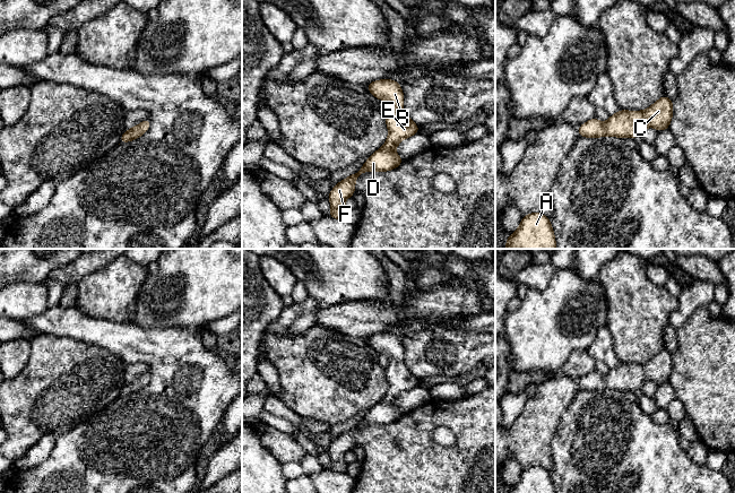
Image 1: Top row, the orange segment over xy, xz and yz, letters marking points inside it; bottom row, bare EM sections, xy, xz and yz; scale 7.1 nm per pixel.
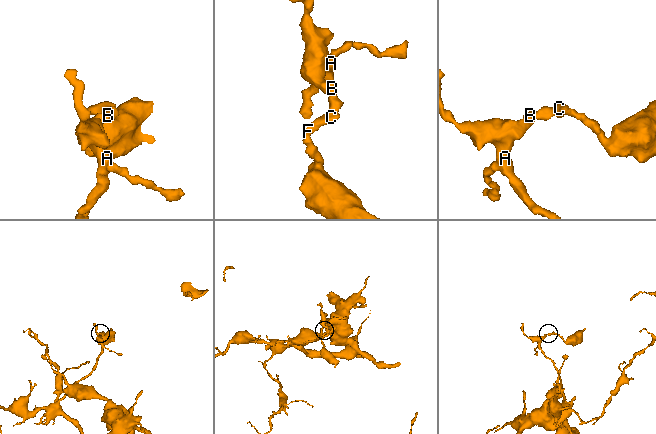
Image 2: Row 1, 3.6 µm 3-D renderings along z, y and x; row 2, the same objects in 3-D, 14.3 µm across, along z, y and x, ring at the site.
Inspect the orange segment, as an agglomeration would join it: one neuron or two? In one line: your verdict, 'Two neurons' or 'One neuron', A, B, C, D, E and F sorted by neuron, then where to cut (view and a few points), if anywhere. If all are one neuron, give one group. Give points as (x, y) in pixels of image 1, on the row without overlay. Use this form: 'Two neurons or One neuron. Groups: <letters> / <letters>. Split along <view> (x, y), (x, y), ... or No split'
One neuron. Groups: A B C D E F. No split

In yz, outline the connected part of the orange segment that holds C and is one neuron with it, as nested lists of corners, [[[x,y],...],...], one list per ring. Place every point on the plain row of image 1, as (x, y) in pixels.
[[[664,348],[645,364],[620,363],[611,369],[604,378],[593,371],[578,381],[578,387],[587,391],[599,391],[607,388],[622,392],[634,392],[648,380],[658,384],[668,382],[672,371],[673,355]]]

